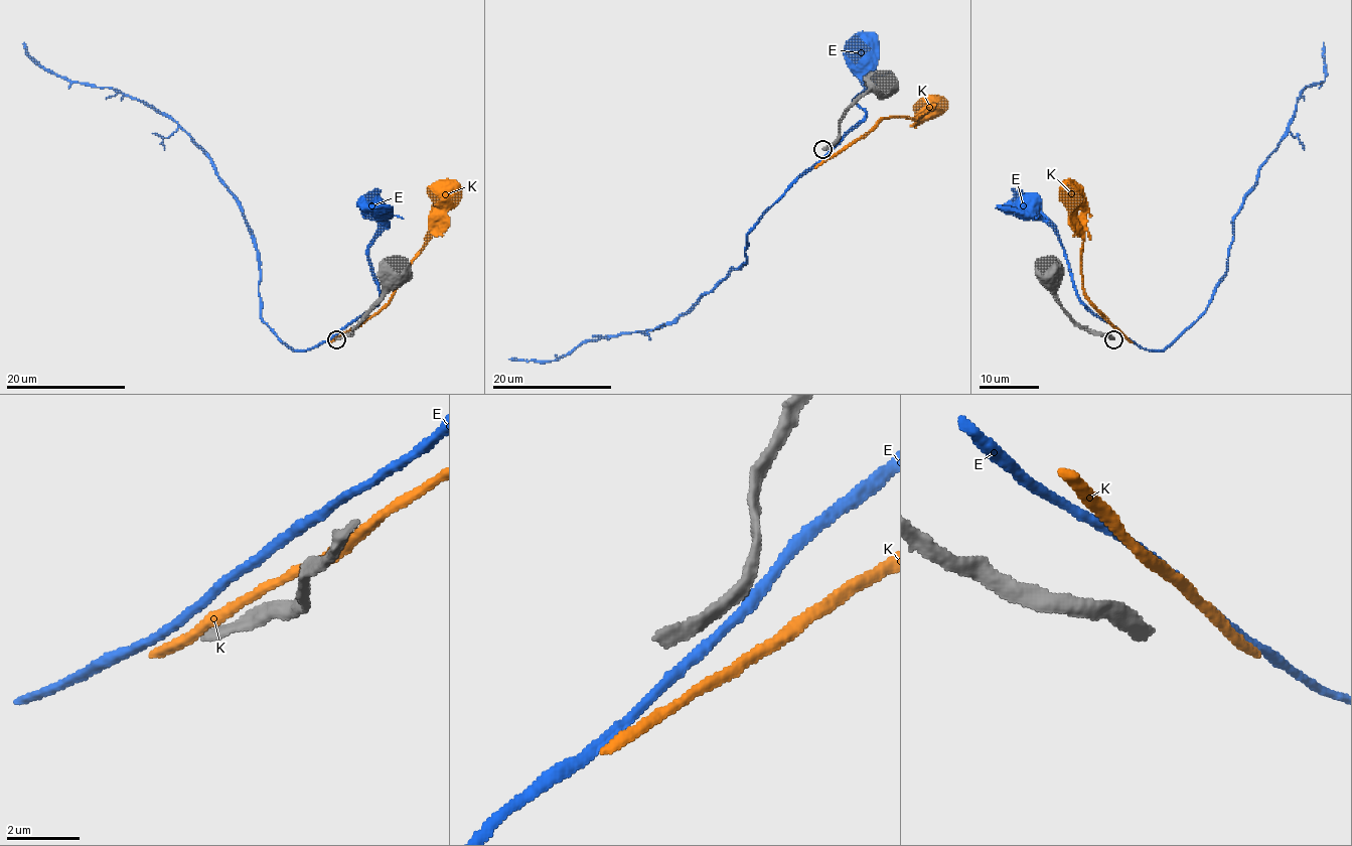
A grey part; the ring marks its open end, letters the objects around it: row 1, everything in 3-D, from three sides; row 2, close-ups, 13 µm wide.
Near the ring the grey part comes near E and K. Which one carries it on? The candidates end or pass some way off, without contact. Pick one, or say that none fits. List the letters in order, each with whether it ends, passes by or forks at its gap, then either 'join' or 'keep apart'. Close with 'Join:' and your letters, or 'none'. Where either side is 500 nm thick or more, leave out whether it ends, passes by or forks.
E: it passes by | keep apart
K: it passes by | keep apart
Join: none

